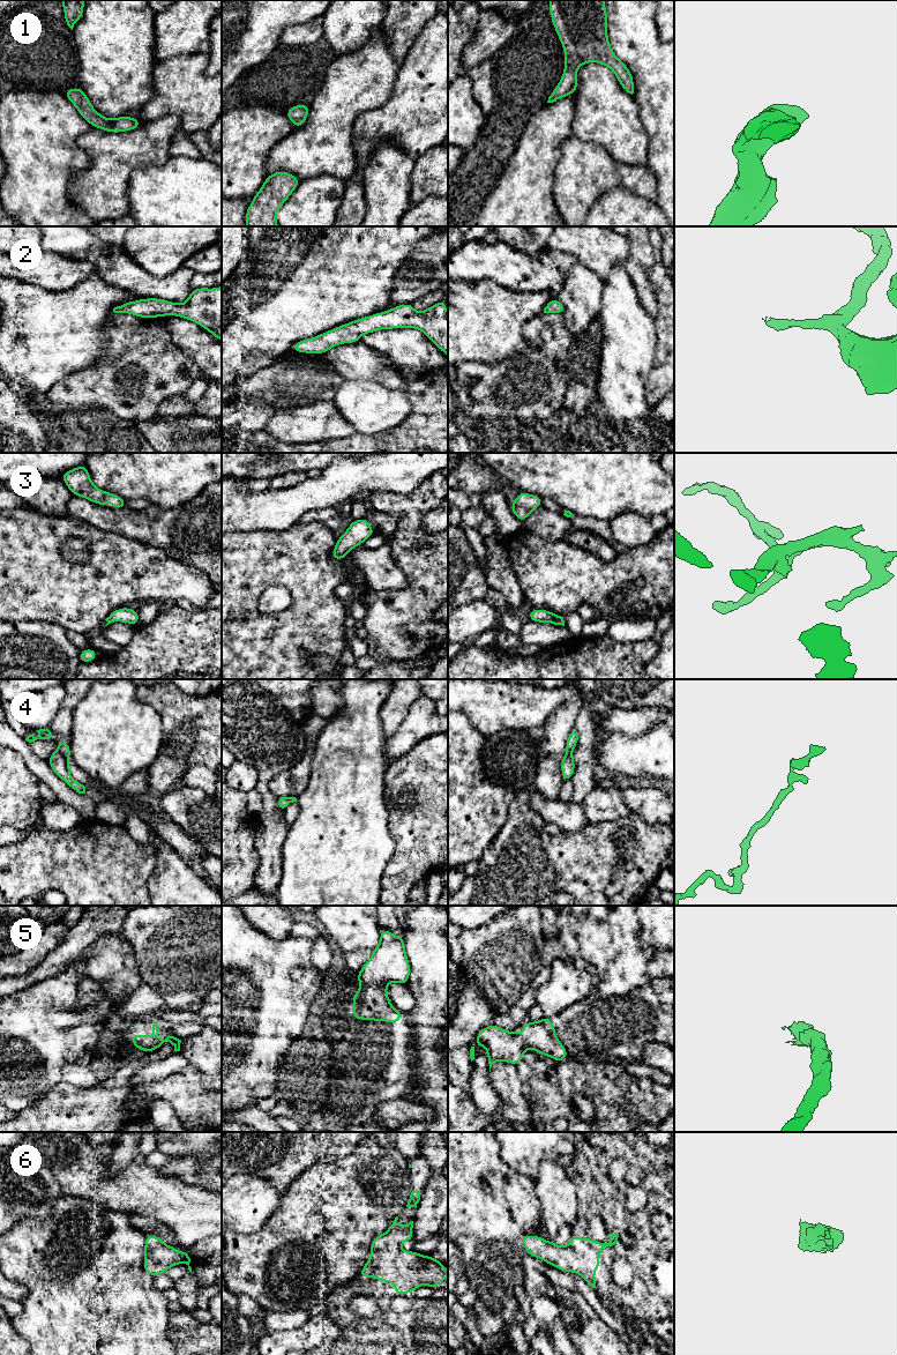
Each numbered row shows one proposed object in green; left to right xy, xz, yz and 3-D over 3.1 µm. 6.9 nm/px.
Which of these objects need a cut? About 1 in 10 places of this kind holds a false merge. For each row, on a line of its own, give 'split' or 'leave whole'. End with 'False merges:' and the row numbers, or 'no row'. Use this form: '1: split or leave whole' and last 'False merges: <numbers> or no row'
1: leave whole
2: leave whole
3: leave whole
4: split
5: leave whole
6: leave whole
False merges: 4

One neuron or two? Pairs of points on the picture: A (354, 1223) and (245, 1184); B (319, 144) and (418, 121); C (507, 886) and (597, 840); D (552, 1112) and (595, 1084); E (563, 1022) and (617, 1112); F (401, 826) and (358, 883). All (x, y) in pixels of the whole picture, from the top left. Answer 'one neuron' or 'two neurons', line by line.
A: two neurons
B: two neurons
C: one neuron
D: one neuron
E: two neurons
F: two neurons

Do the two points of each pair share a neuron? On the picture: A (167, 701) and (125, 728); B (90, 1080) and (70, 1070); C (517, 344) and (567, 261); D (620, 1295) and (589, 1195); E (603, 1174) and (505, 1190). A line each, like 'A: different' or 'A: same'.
A: different
B: same
C: different
D: same
E: different

